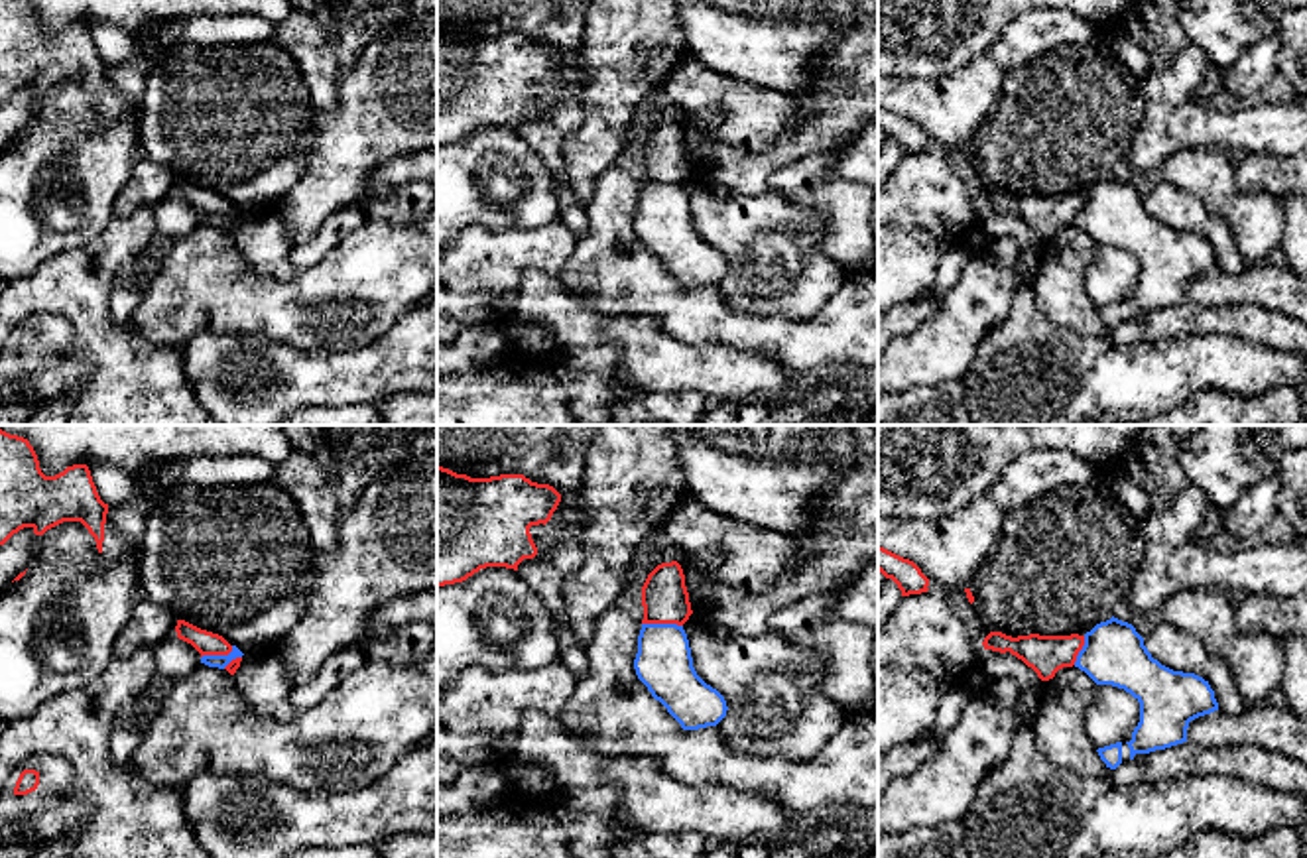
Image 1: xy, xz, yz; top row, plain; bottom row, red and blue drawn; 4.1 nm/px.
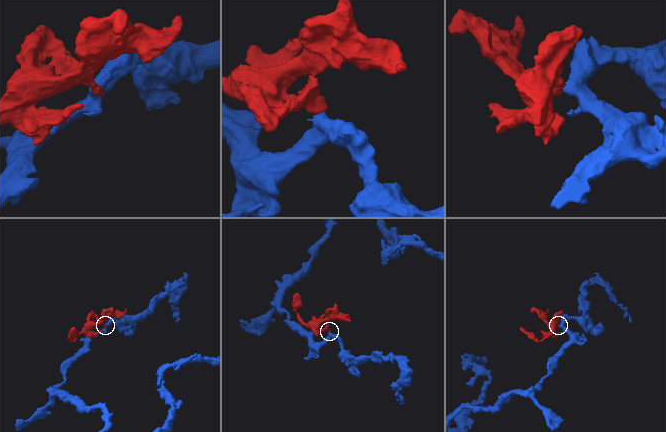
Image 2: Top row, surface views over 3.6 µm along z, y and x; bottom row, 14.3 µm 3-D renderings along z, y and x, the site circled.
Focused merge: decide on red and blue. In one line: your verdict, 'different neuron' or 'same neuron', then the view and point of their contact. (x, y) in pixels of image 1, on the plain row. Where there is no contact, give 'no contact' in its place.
different neuron | xz (662, 182)

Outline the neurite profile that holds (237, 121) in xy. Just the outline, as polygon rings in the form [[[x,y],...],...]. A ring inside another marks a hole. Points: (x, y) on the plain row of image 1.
[[[102,22],[87,24],[100,59],[108,65],[144,57],[150,73],[144,85],[138,132],[140,153],[171,169],[201,189],[222,195],[242,213],[278,205],[307,169],[307,157],[315,146],[315,116],[309,89],[291,55],[268,41],[252,45],[191,45],[177,43],[159,55],[146,55],[136,35]]]

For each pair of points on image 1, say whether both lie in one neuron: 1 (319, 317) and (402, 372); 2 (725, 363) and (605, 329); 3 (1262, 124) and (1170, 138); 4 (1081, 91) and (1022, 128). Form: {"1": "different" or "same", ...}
{"1": "different", "2": "same", "3": "same", "4": "same"}

